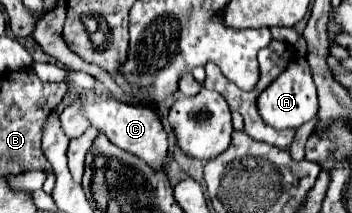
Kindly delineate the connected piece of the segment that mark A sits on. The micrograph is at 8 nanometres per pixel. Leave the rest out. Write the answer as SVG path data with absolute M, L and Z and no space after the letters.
M294 58L286 66L286 70L256 98L256 108L258 108L258 114L264 118L264 122L274 130L290 130L290 128L296 130L302 124L310 122L314 116L318 116L318 110L320 110L318 94L306 60Z

